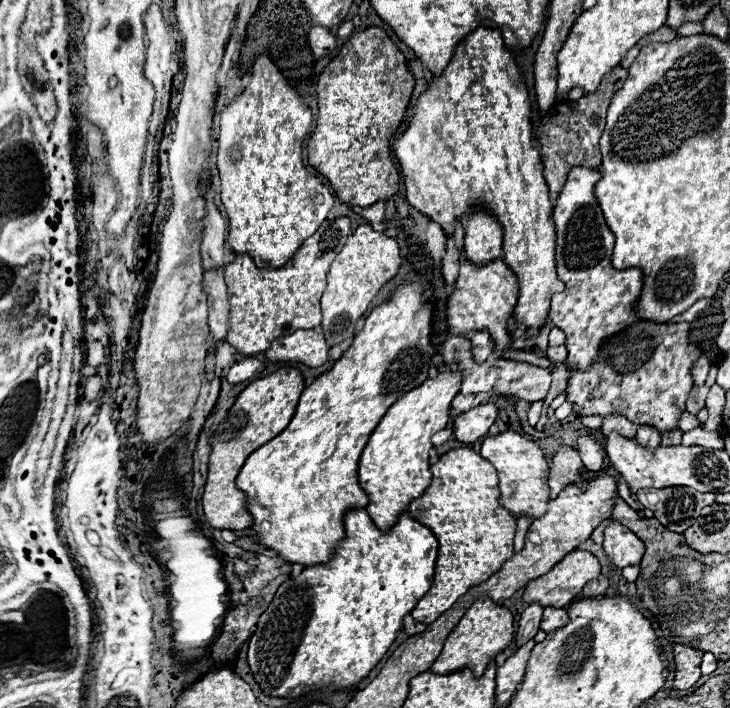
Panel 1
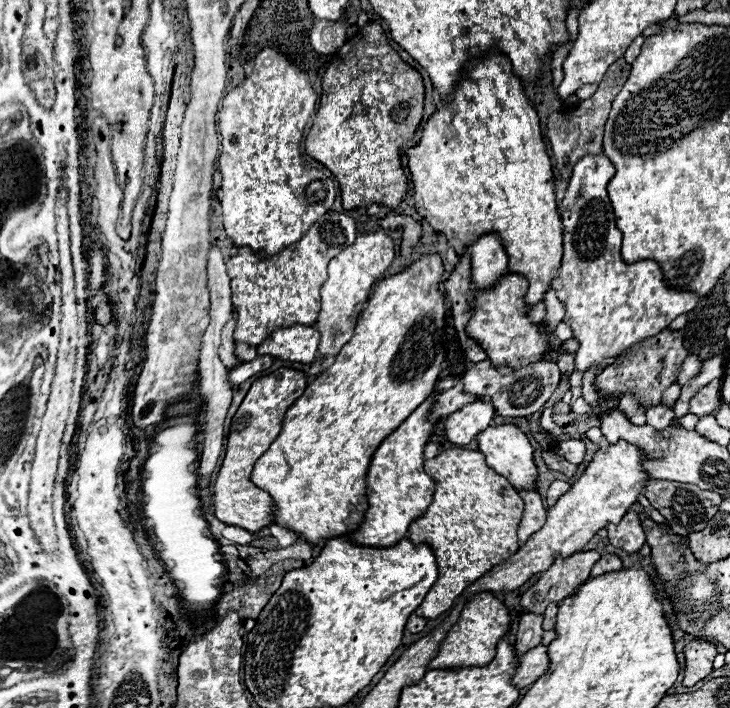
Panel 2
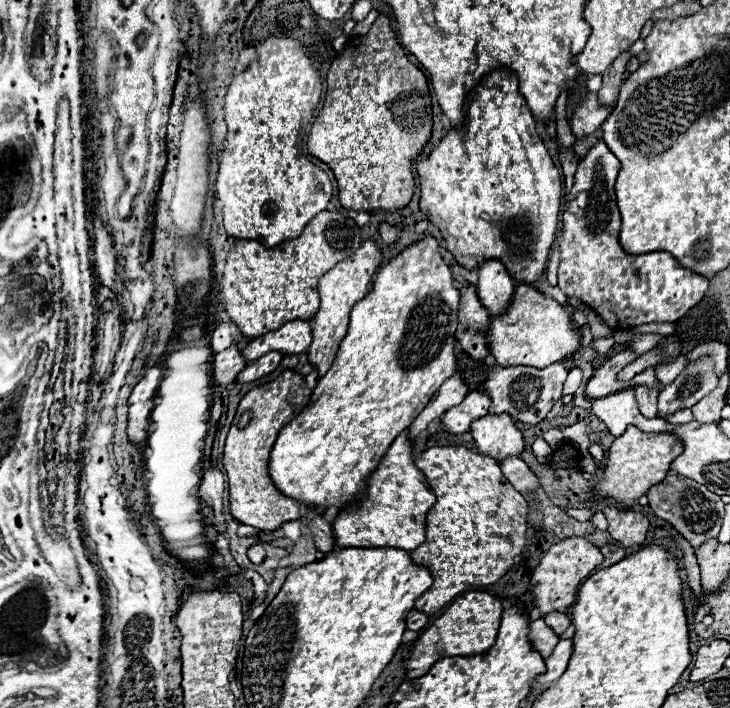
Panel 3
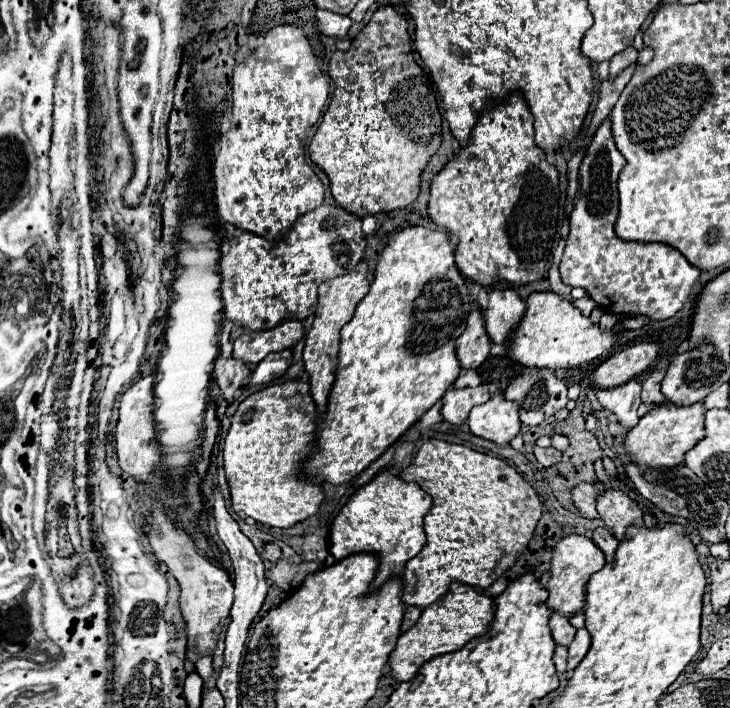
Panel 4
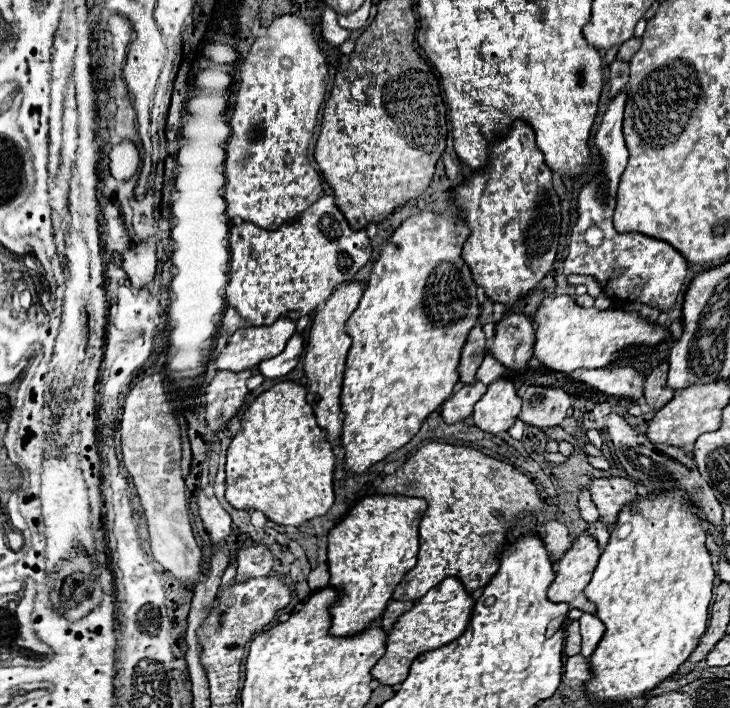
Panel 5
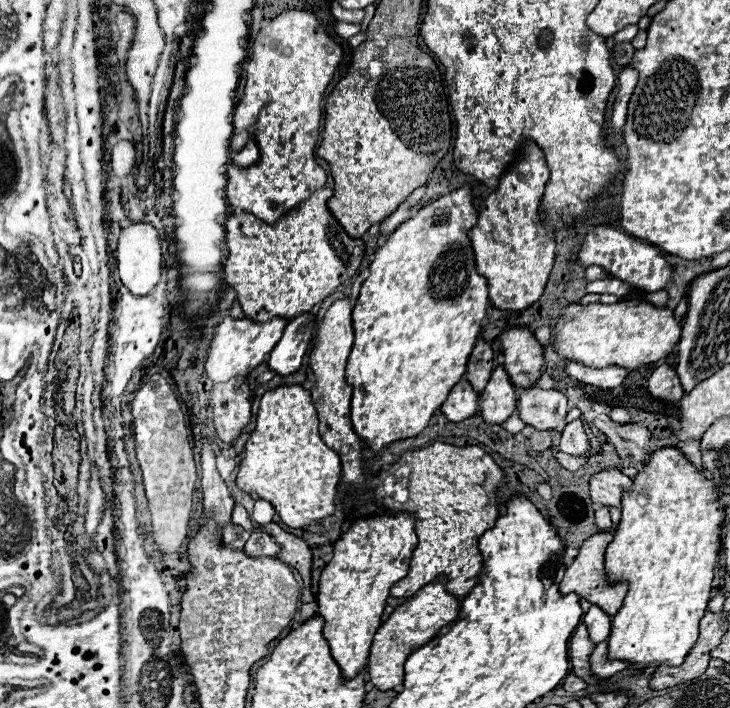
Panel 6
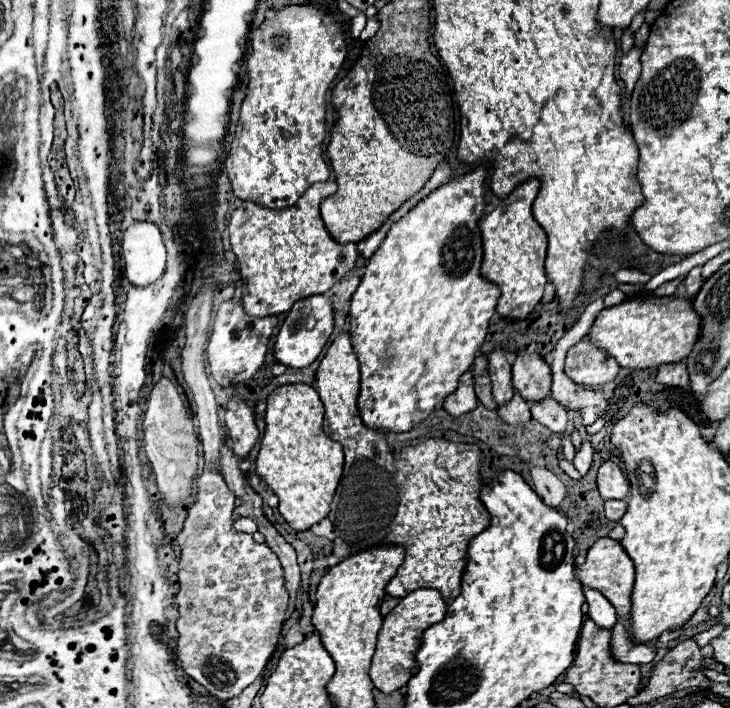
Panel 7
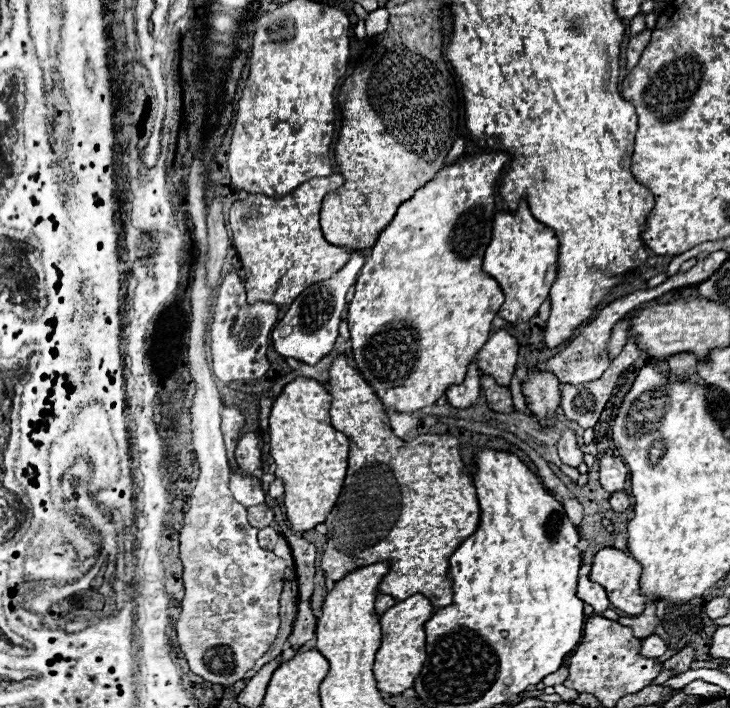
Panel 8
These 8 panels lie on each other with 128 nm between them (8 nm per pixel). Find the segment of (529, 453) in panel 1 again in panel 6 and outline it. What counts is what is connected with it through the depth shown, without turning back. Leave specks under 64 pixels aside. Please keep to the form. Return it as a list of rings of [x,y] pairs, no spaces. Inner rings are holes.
[[[502,366],[492,372],[486,390],[480,396],[480,416],[488,424],[504,424],[516,408],[516,388]]]

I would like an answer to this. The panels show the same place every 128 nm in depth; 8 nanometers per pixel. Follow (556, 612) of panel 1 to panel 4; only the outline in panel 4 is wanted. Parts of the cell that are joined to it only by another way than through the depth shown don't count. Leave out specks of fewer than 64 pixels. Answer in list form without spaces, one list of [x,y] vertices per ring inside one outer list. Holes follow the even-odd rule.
[[[560,614],[550,616],[550,630],[552,630],[554,642],[562,644],[562,646],[568,646],[568,640],[572,640],[572,636],[576,634],[576,628],[568,622],[568,618],[564,618]]]

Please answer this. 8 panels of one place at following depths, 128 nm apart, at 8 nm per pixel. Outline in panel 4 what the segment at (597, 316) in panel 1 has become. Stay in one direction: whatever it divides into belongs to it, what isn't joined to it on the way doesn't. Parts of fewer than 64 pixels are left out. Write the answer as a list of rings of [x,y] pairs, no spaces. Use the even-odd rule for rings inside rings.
[[[606,120],[596,130],[580,164],[580,190],[574,196],[570,234],[560,260],[560,276],[566,286],[584,288],[588,296],[608,314],[642,314],[650,320],[668,320],[692,298],[700,270],[696,270],[696,266],[692,266],[678,250],[670,246],[644,244],[642,248],[642,244],[624,242],[614,234],[619,213],[616,180],[626,164],[614,146],[610,120]]]

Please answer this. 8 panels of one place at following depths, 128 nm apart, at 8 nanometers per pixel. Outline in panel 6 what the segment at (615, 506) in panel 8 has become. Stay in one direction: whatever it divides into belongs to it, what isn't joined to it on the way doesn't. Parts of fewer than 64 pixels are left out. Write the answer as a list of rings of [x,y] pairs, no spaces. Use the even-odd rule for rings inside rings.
[[[598,508],[596,512],[594,512],[594,522],[596,522],[596,526],[602,530],[602,532],[608,532],[610,528],[612,528],[612,520],[610,520],[610,512],[608,512],[608,508]]]

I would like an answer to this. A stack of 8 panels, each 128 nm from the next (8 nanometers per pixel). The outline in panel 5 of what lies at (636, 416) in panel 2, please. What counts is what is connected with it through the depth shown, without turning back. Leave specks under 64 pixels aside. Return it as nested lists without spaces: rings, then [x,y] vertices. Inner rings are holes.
[[[662,362],[646,378],[644,400],[650,410],[658,410],[660,406],[668,404],[668,400],[672,400],[672,396],[674,396],[674,390],[666,386],[666,376],[668,376],[668,362]]]

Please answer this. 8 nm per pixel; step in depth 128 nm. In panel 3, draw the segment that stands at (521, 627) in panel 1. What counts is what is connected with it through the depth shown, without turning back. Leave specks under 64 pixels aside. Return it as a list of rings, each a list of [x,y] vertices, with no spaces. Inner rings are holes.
[[[542,618],[530,622],[528,638],[532,640],[532,648],[536,648],[536,652],[542,656],[548,656],[548,652],[552,652],[552,644],[558,644],[558,636],[546,626]]]

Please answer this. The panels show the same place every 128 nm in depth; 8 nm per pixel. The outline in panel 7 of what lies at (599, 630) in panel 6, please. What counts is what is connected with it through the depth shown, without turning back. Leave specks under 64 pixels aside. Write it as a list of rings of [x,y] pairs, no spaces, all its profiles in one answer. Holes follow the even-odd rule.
[[[584,588],[584,596],[586,596],[586,602],[590,606],[588,610],[588,618],[602,630],[612,630],[618,622],[618,616],[612,608],[612,604],[596,590],[592,588]]]

